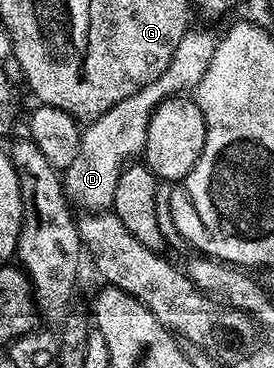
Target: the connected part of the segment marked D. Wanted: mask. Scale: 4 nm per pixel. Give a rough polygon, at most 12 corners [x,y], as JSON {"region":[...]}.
{"region":[[186,31],[160,78],[82,128],[64,192],[113,205],[151,113],[197,89],[216,36]]}

